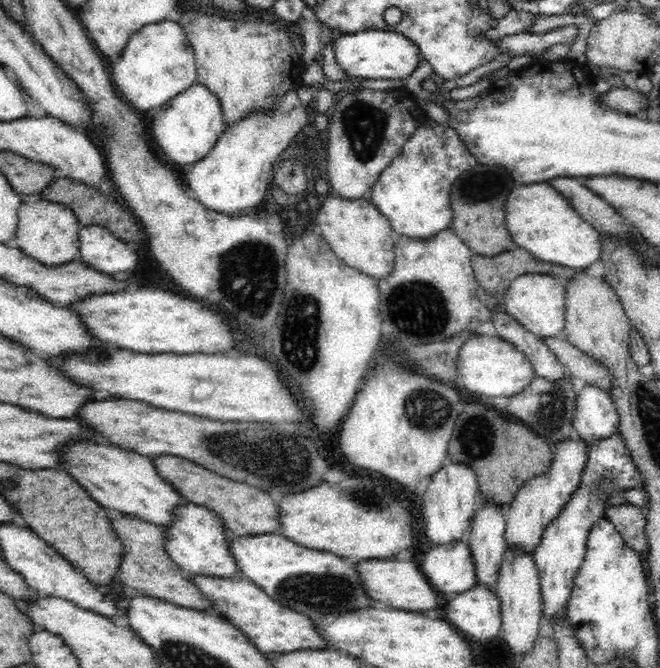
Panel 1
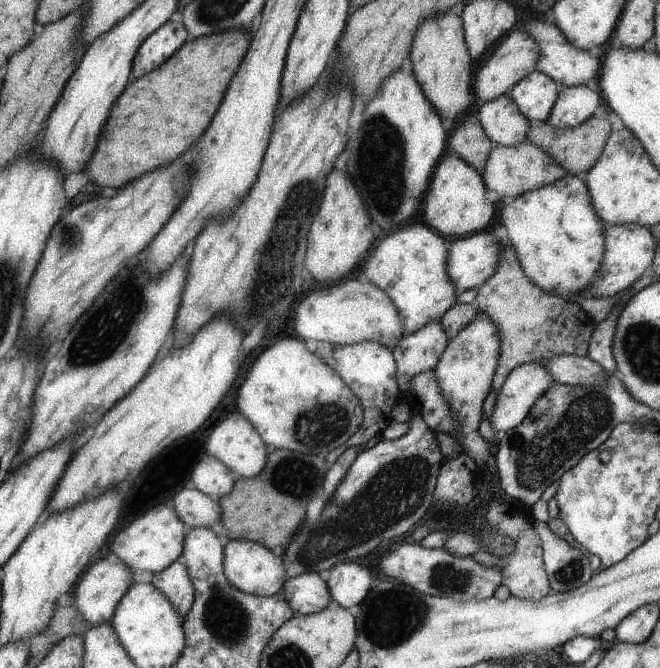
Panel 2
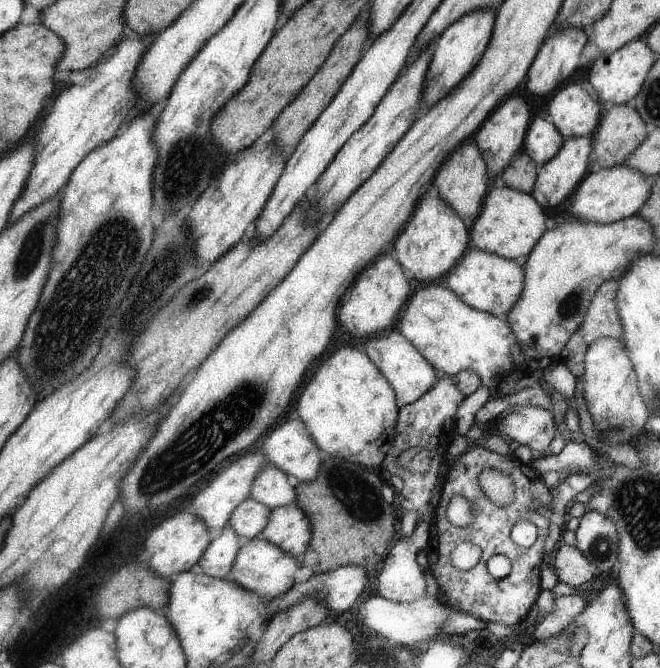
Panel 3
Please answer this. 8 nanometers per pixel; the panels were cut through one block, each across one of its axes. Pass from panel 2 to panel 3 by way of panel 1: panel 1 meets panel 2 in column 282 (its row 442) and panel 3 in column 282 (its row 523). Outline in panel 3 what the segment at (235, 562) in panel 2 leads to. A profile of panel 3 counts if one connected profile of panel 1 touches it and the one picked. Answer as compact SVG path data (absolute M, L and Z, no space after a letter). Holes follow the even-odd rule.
M294 502L288 507L272 510L269 525L262 530L259 537L280 547L286 554L298 557L309 549L312 527L308 516L297 506L297 502Z

